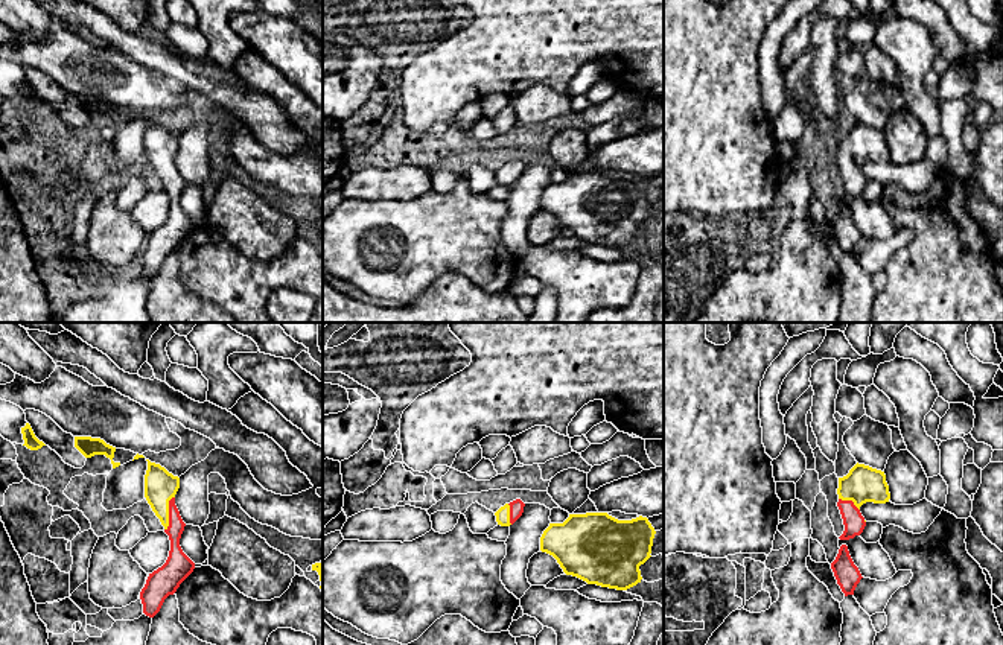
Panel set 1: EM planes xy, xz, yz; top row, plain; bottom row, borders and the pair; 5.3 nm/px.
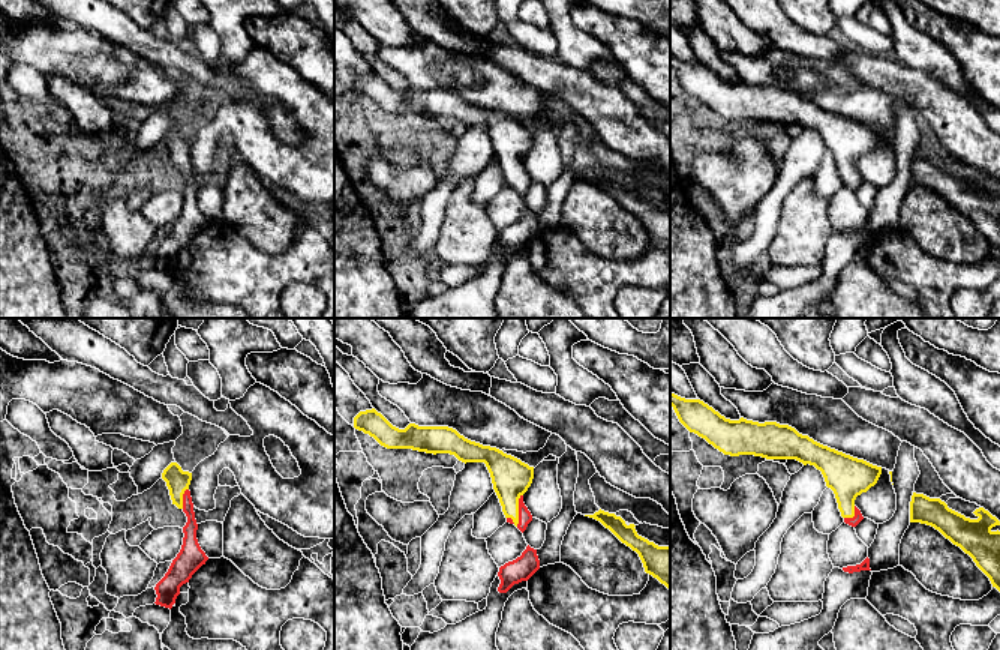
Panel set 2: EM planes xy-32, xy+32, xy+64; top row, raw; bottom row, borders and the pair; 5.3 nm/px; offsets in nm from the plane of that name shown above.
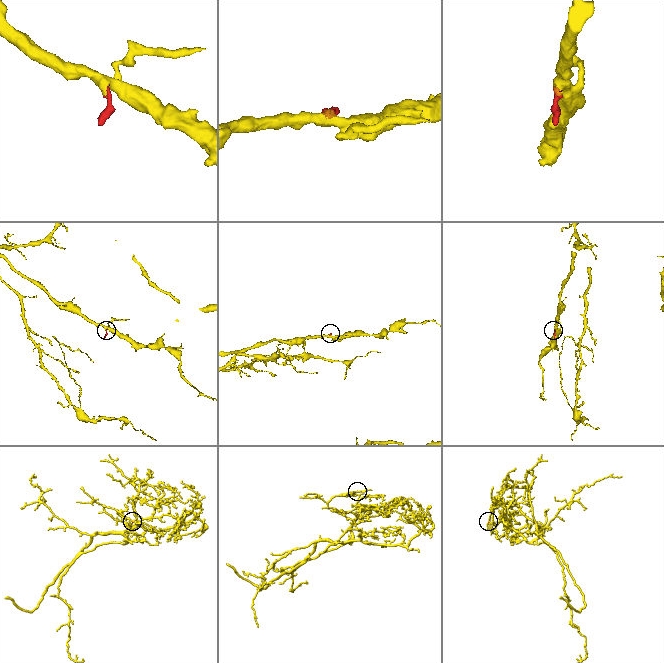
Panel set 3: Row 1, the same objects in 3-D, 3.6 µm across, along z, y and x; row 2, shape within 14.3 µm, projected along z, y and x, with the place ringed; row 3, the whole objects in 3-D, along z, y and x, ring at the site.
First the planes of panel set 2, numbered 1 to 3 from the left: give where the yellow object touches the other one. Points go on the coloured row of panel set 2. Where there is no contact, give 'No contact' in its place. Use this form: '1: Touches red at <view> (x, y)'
1: Touches red at xy-32 (183, 499)
2: Touches red at xy+32 (519, 511)
3: Touches red at xy+64 (855, 515)

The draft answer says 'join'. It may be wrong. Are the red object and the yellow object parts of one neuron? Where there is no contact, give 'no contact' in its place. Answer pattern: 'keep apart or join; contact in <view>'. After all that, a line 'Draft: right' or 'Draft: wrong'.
join; contact in xy
Draft: right

